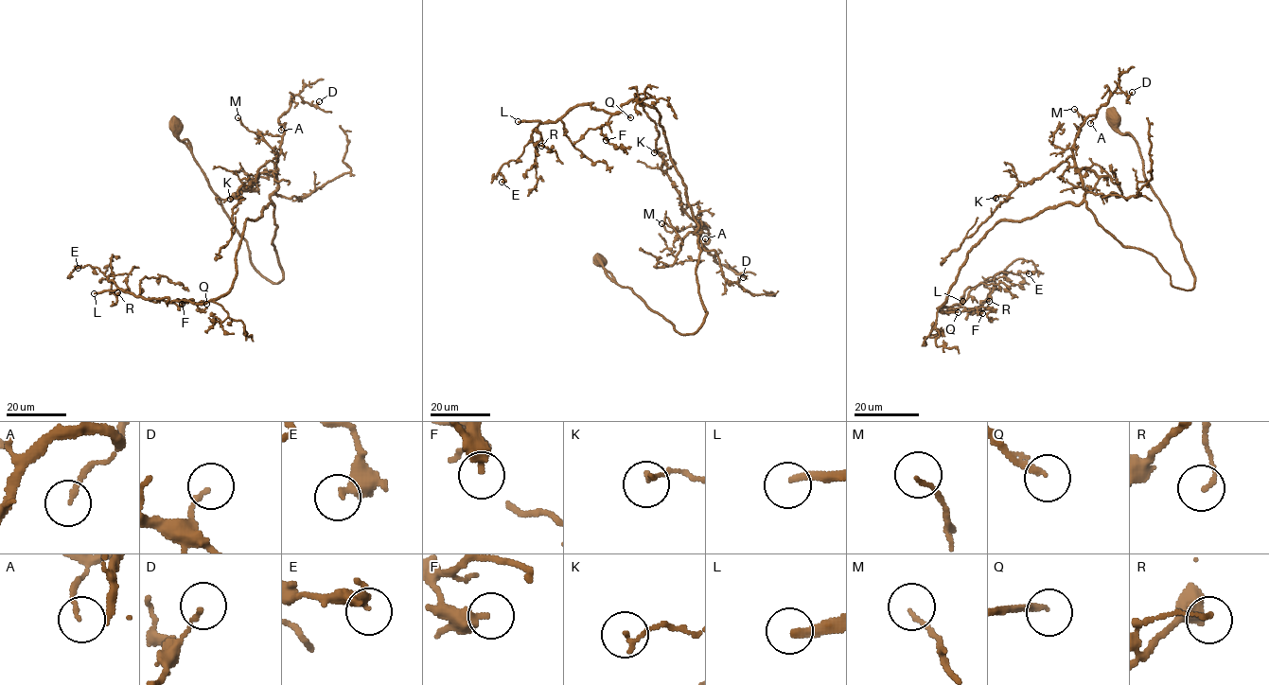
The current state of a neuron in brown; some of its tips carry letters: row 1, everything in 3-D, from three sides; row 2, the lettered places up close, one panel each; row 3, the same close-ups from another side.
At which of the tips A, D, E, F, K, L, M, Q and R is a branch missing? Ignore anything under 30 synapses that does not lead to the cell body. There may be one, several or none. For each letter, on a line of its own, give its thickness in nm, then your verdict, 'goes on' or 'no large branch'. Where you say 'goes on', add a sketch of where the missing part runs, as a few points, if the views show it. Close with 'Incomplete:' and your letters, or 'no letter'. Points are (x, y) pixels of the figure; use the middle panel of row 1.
A: 120 nm | no large branch
D: 140 nm | no large branch
E: 320 nm | no large branch
F: 440 nm | no large branch
K: 150 nm | no large branch
L: 260 nm | goes on
M: 100 nm | no large branch
Q: 190 nm | goes on | (630, 117), (638, 114), (652, 123), (665, 140), (651, 156)
R: 130 nm | no large branch
Incomplete: L, Q

